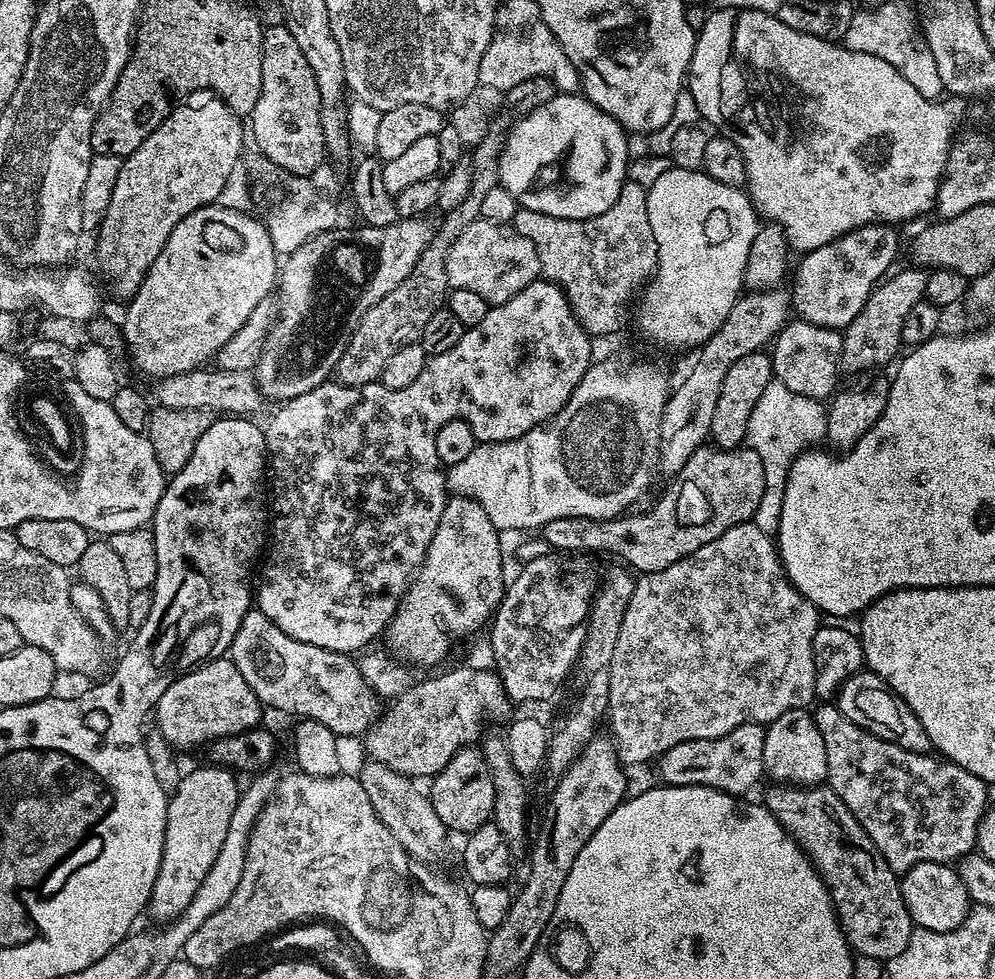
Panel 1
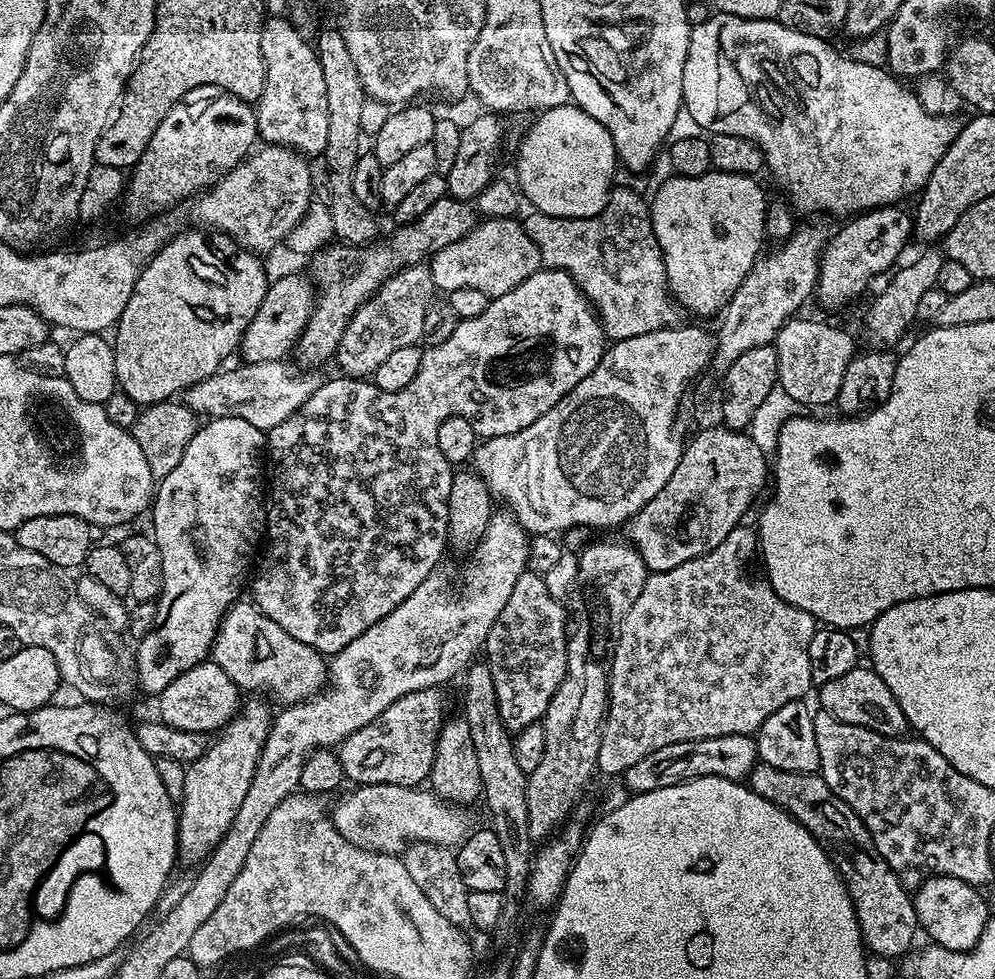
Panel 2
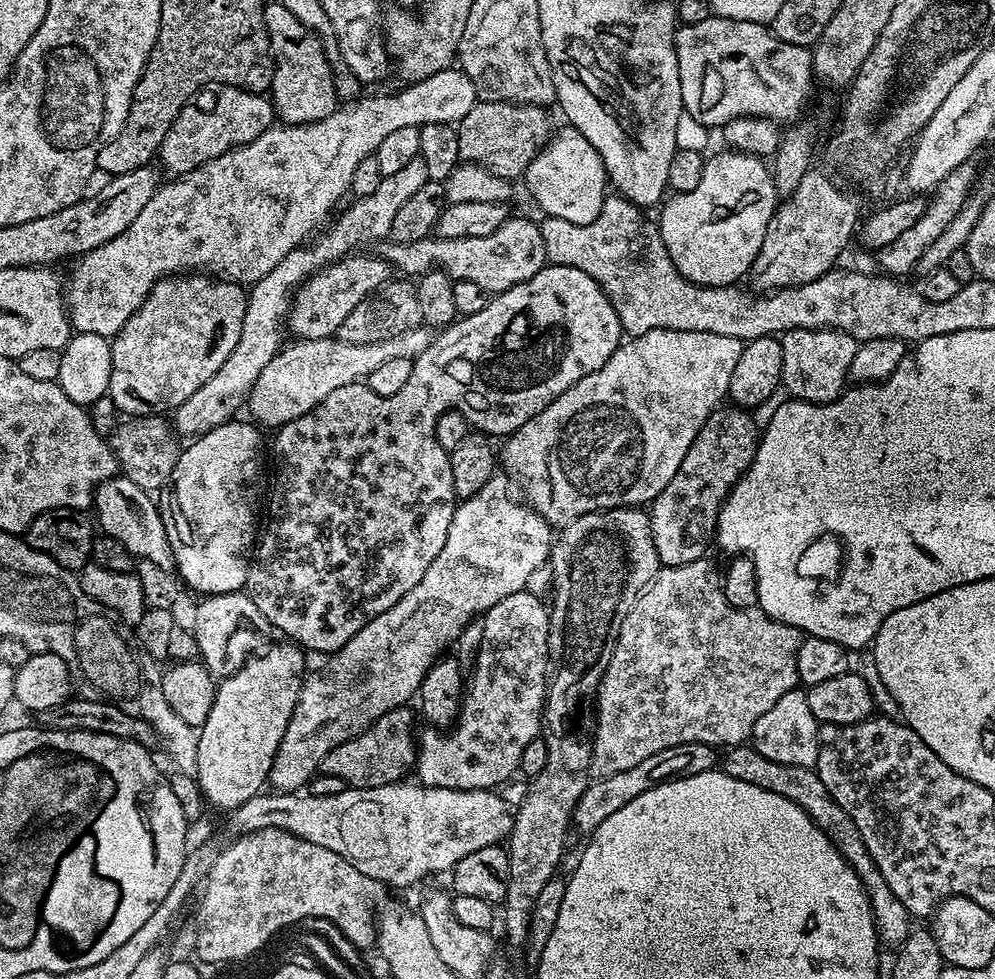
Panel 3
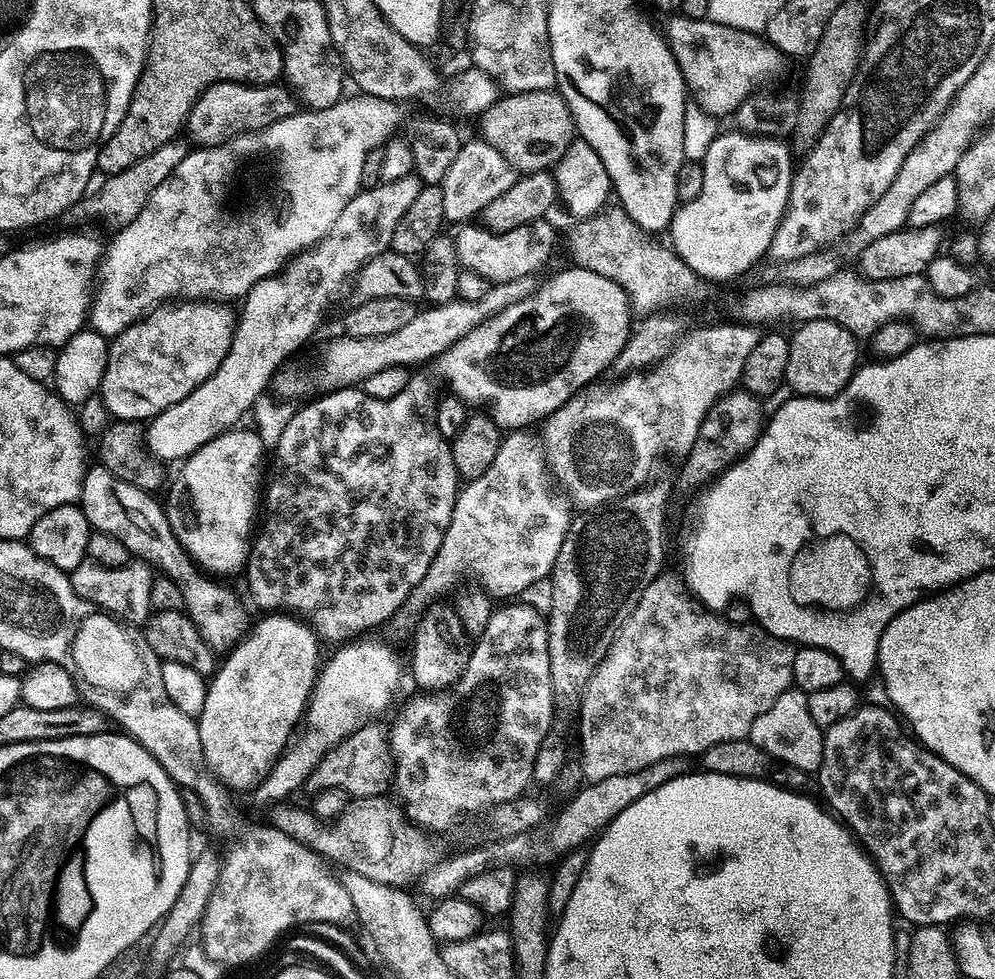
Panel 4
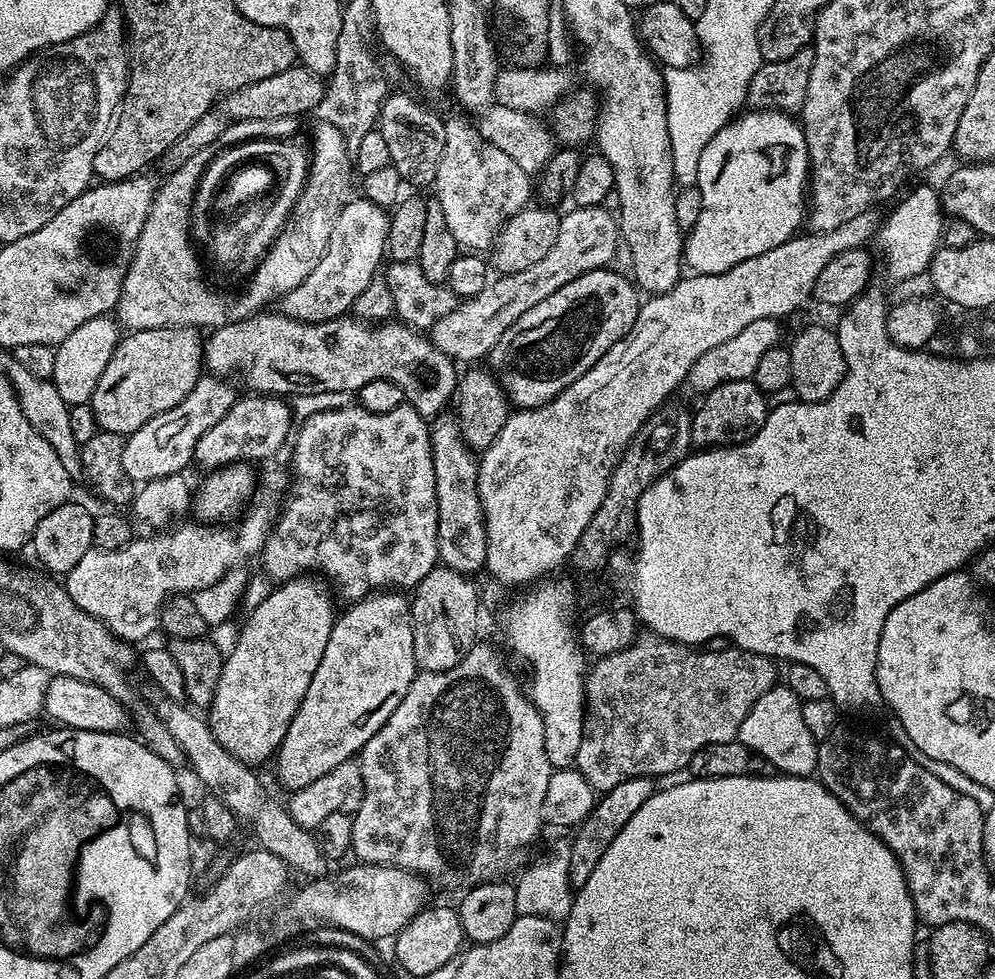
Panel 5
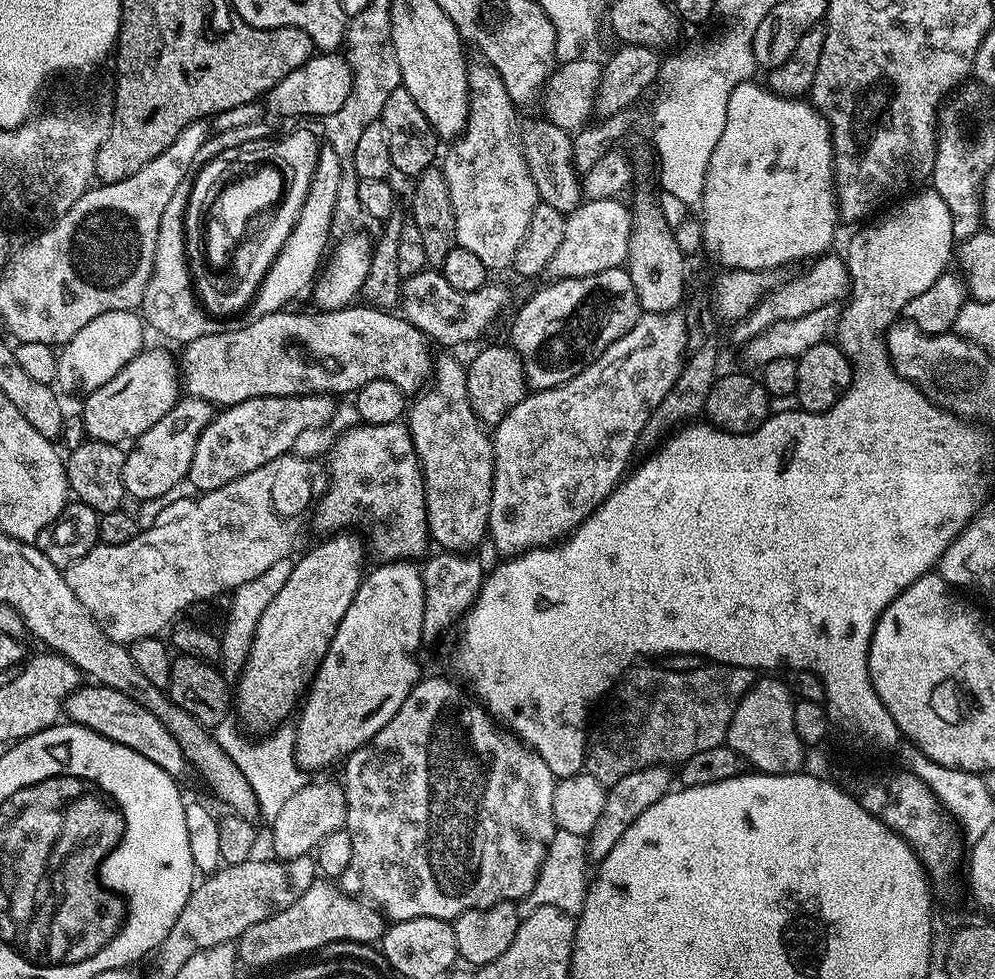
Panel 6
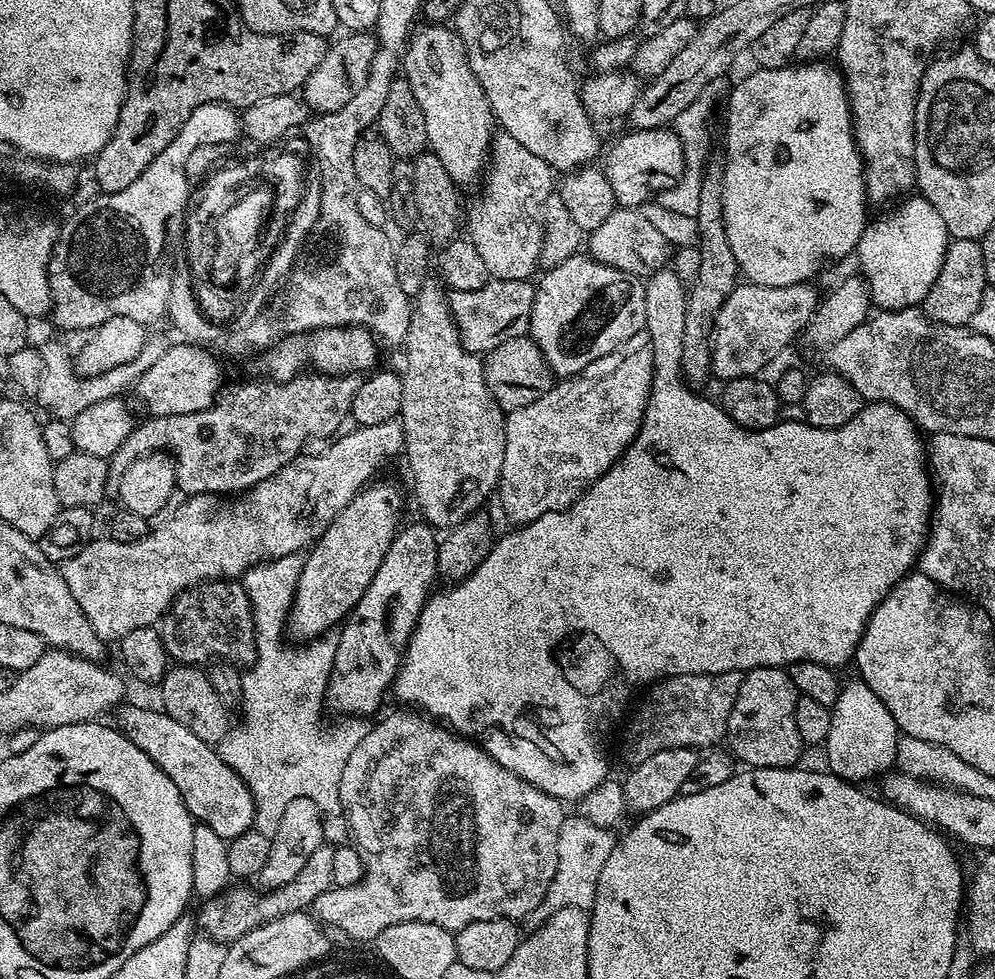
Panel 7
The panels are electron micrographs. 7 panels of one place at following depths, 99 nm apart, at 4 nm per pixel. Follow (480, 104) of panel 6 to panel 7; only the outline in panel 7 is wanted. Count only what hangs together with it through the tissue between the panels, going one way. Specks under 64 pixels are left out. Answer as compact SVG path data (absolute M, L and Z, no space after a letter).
M500 130L493 135L490 159L486 164L486 179L483 181L484 193L473 202L472 209L469 212L467 209L466 212L467 239L472 241L478 254L482 254L489 277L497 280L526 280L533 275L532 271L537 271L544 234L539 223L524 224L524 211L535 196L544 196L551 190L552 176L554 177L553 169L549 168L546 162L542 162L538 154L530 154L530 150L526 150L526 146L521 146L508 132Z

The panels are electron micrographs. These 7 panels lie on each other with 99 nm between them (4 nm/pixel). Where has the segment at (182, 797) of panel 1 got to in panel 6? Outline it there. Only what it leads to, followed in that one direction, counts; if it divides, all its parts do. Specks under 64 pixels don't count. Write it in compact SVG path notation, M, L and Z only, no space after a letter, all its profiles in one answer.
M348 530L325 540L328 541L310 549L293 566L284 585L277 592L275 589L271 593L267 606L258 618L258 626L252 635L251 644L248 645L244 669L234 684L234 712L239 723L249 733L267 734L281 727L292 711L292 715L297 711L310 681L326 658L326 650L330 650L330 642L342 622L342 614L346 614L350 602L354 602L354 594L362 579L360 567L364 564L364 556L366 557L365 541Z

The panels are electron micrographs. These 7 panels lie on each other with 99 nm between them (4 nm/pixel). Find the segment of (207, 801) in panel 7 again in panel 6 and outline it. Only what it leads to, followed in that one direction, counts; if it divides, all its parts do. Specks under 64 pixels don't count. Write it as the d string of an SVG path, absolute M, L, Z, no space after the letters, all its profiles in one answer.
M95 682L85 683L75 688L64 699L63 715L71 723L80 724L83 728L102 734L102 738L110 738L110 742L118 742L122 746L130 746L130 750L138 750L142 758L150 758L154 766L162 766L166 774L180 778L184 771L188 772L190 765L178 746L178 741L166 726L158 720L146 707L139 705L134 698L120 693L116 689Z

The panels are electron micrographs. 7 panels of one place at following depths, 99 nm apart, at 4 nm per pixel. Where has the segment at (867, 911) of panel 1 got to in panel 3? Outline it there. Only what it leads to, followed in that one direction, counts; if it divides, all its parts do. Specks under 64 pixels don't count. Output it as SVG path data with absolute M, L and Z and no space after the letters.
M745 742L727 749L722 756L722 771L730 778L738 778L758 786L762 790L770 790L779 796L785 796L790 802L794 802L819 828L831 838L833 846L844 855L844 861L856 872L856 877L872 903L872 916L876 919L876 934L880 938L881 945L900 946L907 939L914 928L906 906L894 898L894 890L886 886L886 878L878 870L874 858L866 850L864 839L860 837L860 831L854 826L850 814L834 802L830 790L826 790L826 782L822 782L815 768L803 768L802 766L790 766L782 762L774 762Z

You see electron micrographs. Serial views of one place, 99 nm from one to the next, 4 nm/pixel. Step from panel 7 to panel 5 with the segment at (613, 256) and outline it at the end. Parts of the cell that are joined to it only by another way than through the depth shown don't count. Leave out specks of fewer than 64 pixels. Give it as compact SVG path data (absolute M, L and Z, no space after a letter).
M604 206L573 207L572 212L565 211L560 217L558 238L554 246L550 246L549 252L526 270L497 275L482 290L482 294L459 303L455 310L430 329L432 344L457 362L483 361L500 341L502 334L506 334L506 330L510 330L510 326L514 326L514 322L518 322L526 310L534 310L538 302L546 302L546 298L550 298L554 290L562 290L566 282L574 282L574 278L582 274L609 267L613 263L611 260L616 244L618 248L618 220L606 209Z

